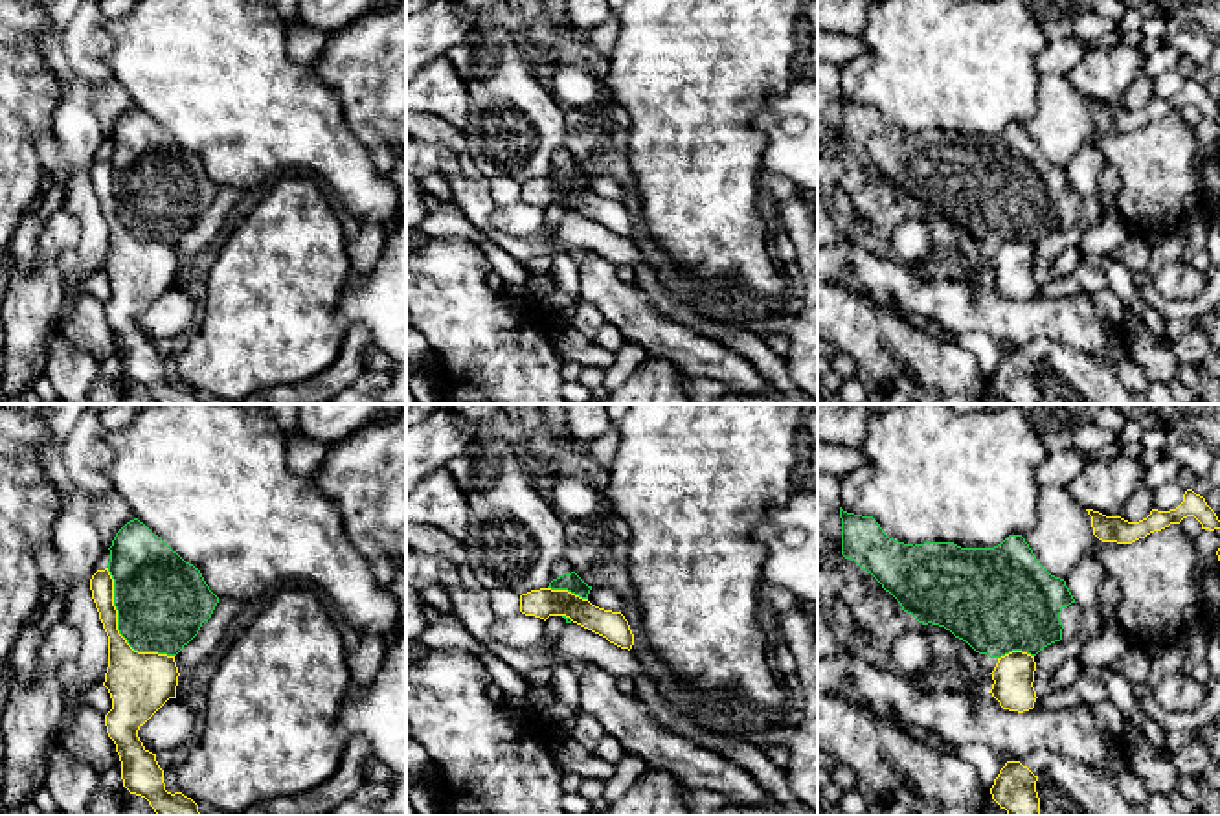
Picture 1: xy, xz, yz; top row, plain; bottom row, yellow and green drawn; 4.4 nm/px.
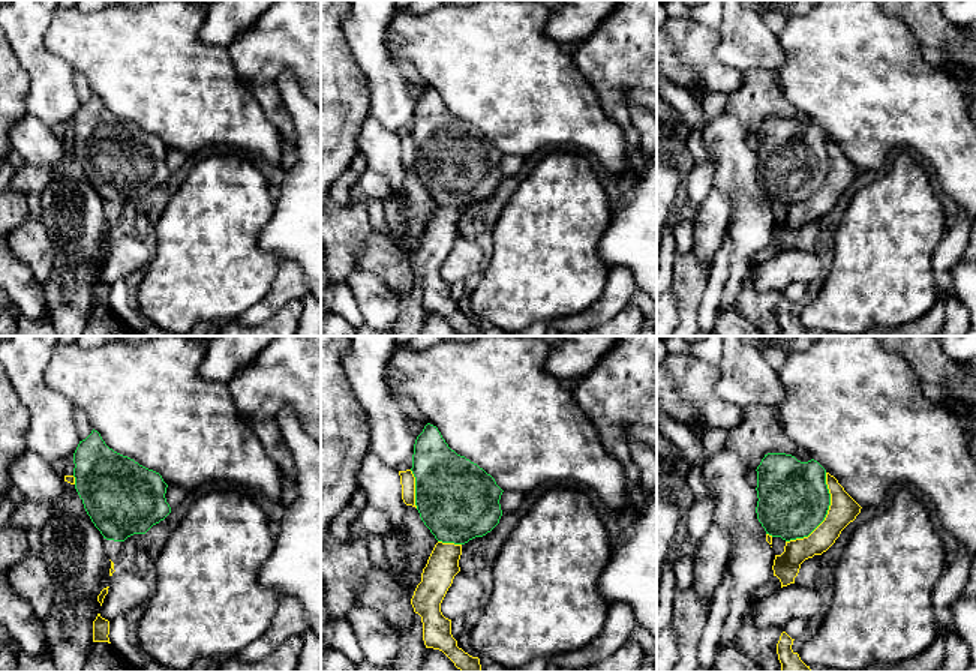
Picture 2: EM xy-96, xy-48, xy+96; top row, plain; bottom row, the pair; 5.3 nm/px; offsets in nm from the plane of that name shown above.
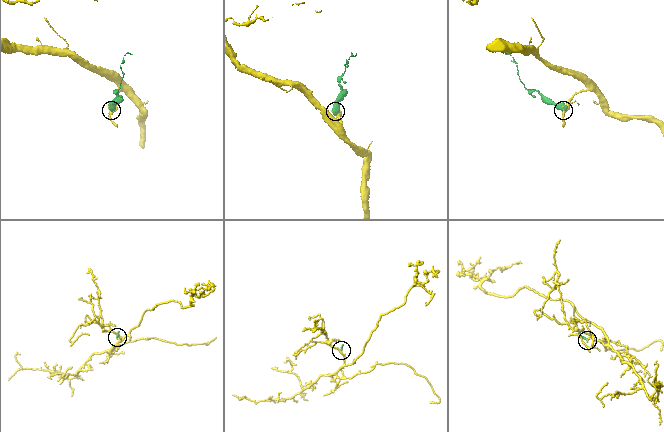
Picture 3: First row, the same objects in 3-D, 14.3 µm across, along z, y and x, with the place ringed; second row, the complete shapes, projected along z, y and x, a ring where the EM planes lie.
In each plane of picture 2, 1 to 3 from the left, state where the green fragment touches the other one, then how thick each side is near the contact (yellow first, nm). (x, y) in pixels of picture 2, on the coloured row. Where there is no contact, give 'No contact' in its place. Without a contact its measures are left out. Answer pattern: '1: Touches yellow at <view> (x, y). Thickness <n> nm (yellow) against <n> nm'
1: Touches yellow at xy-96 (74, 480). Thickness 50 nm (yellow) against 380 nm
2: Touches yellow at xy-48 (414, 489). Thickness 80 nm (yellow) against 420 nm
3: Touches yellow at xy+96 (826, 515). Thickness 150 nm (yellow) against 380 nm

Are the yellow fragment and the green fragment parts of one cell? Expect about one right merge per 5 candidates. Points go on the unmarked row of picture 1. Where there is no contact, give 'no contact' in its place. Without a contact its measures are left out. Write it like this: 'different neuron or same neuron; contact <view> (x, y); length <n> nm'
different neuron; contact xy (116, 217); length 480 nm

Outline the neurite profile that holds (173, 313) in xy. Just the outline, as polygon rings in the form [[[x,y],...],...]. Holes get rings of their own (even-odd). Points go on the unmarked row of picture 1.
[[[169,287],[143,314],[138,325],[145,338],[158,342],[175,340],[187,333],[197,316],[197,303],[182,287]]]

